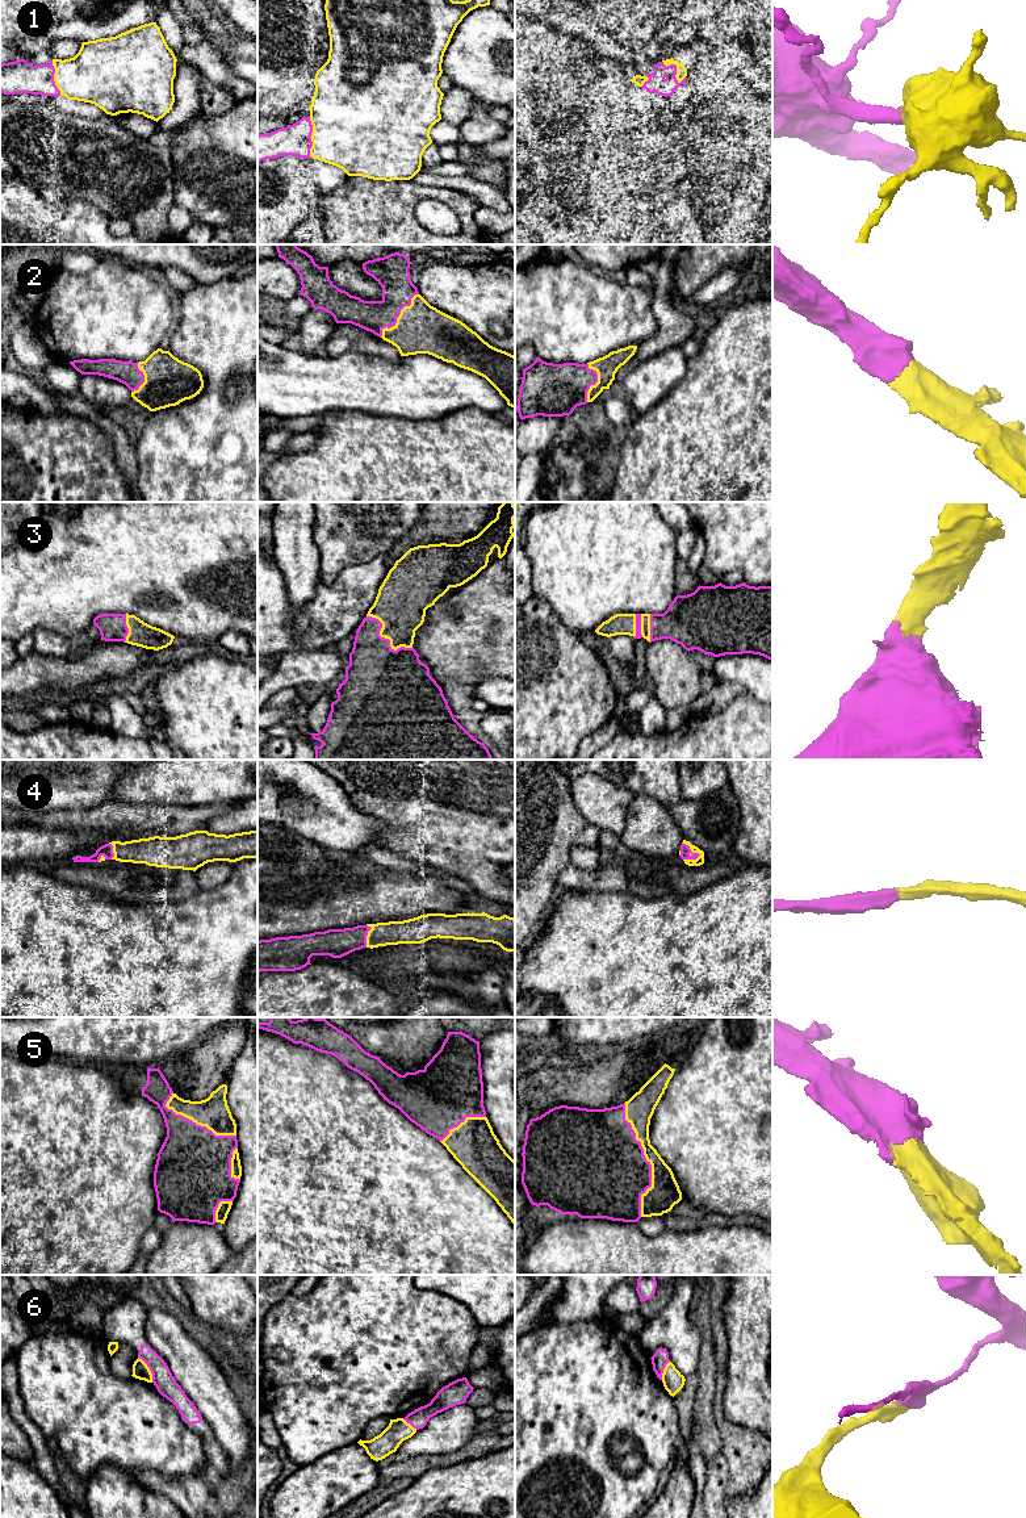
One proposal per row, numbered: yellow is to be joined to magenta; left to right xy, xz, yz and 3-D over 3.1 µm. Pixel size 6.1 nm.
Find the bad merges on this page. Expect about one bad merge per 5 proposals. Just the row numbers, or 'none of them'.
6

